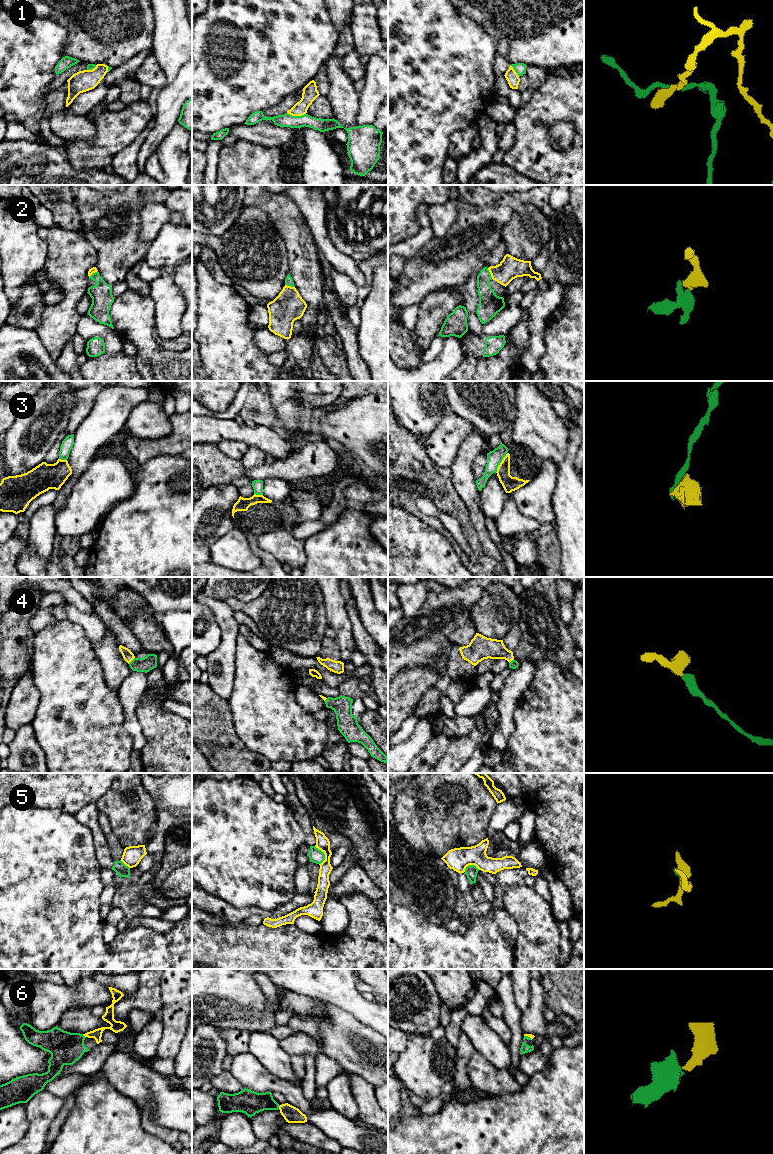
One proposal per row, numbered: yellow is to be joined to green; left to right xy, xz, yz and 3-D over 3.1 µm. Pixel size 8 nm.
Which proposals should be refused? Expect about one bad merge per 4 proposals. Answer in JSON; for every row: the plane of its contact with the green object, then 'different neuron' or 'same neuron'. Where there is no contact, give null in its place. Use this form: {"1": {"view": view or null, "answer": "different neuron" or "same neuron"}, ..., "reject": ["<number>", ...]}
{"1": {"view": "xz", "answer": "different neuron"}, "2": {"view": "yz", "answer": "same neuron"}, "3": {"view": "yz", "answer": "different neuron"}, "4": {"view": "xy", "answer": "same neuron"}, "5": {"view": "xz", "answer": "different neuron"}, "6": {"view": "xz", "answer": "same neuron"}, "reject": ["1", "3", "5"]}

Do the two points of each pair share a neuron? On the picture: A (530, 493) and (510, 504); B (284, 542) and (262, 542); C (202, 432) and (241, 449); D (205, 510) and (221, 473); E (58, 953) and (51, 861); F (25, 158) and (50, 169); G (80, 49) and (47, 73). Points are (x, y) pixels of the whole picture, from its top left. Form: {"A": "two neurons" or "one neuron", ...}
{"A": "two neurons", "B": "one neuron", "C": "two neurons", "D": "two neurons", "E": "one neuron", "F": "one neuron", "G": "two neurons"}

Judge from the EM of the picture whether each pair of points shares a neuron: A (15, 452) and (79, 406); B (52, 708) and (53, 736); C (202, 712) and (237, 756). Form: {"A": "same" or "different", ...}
{"A": "different", "B": "same", "C": "same"}

